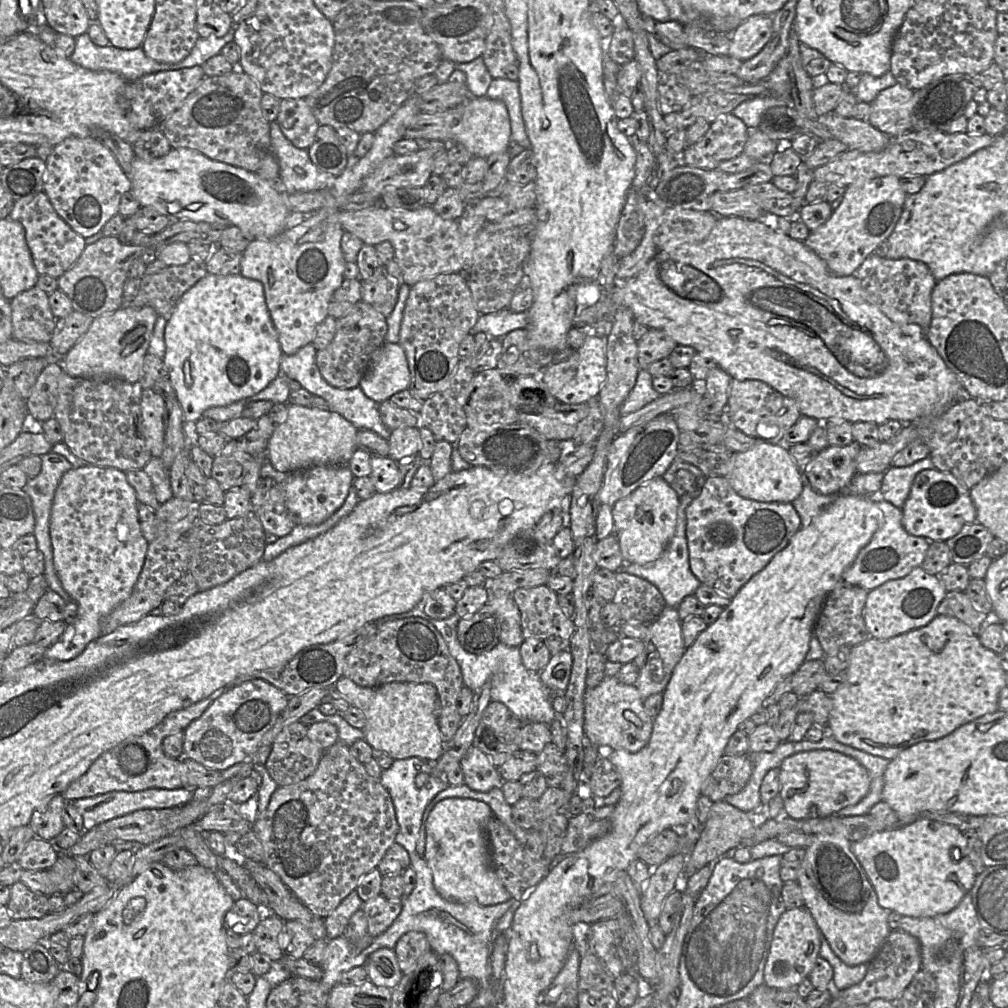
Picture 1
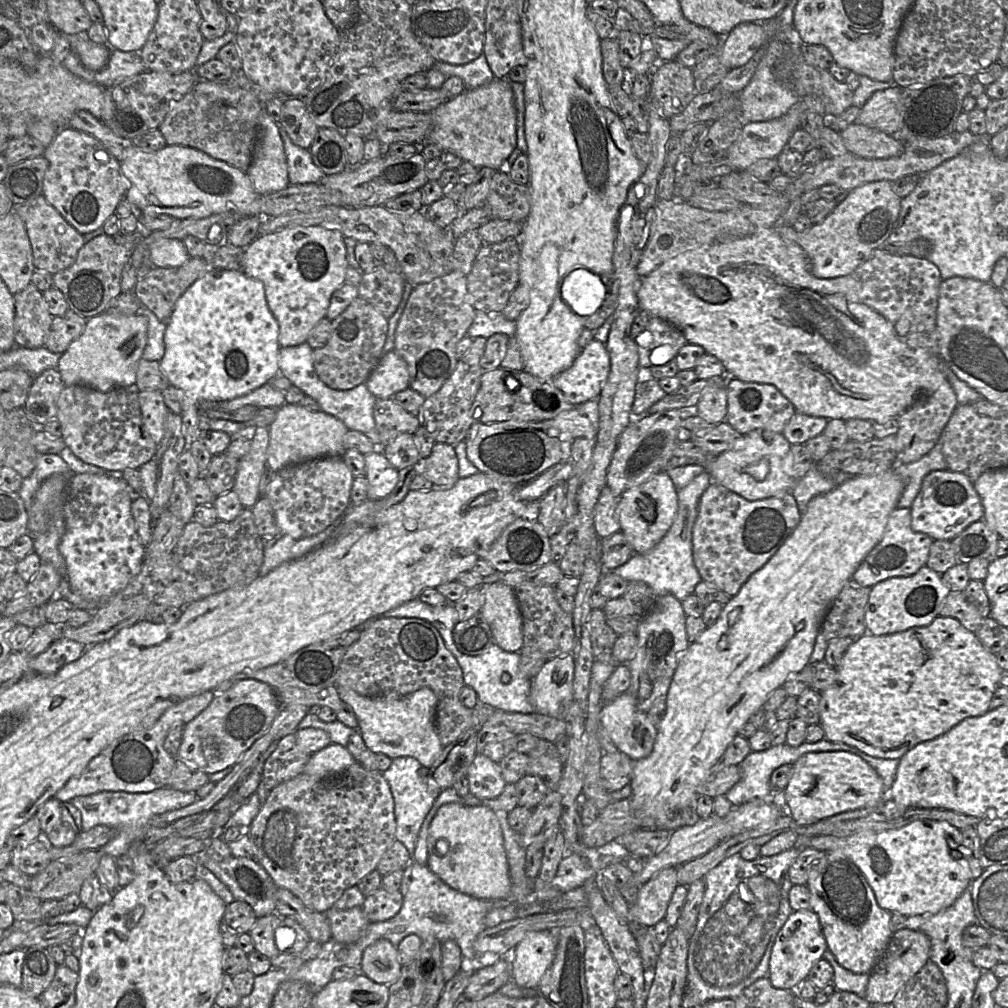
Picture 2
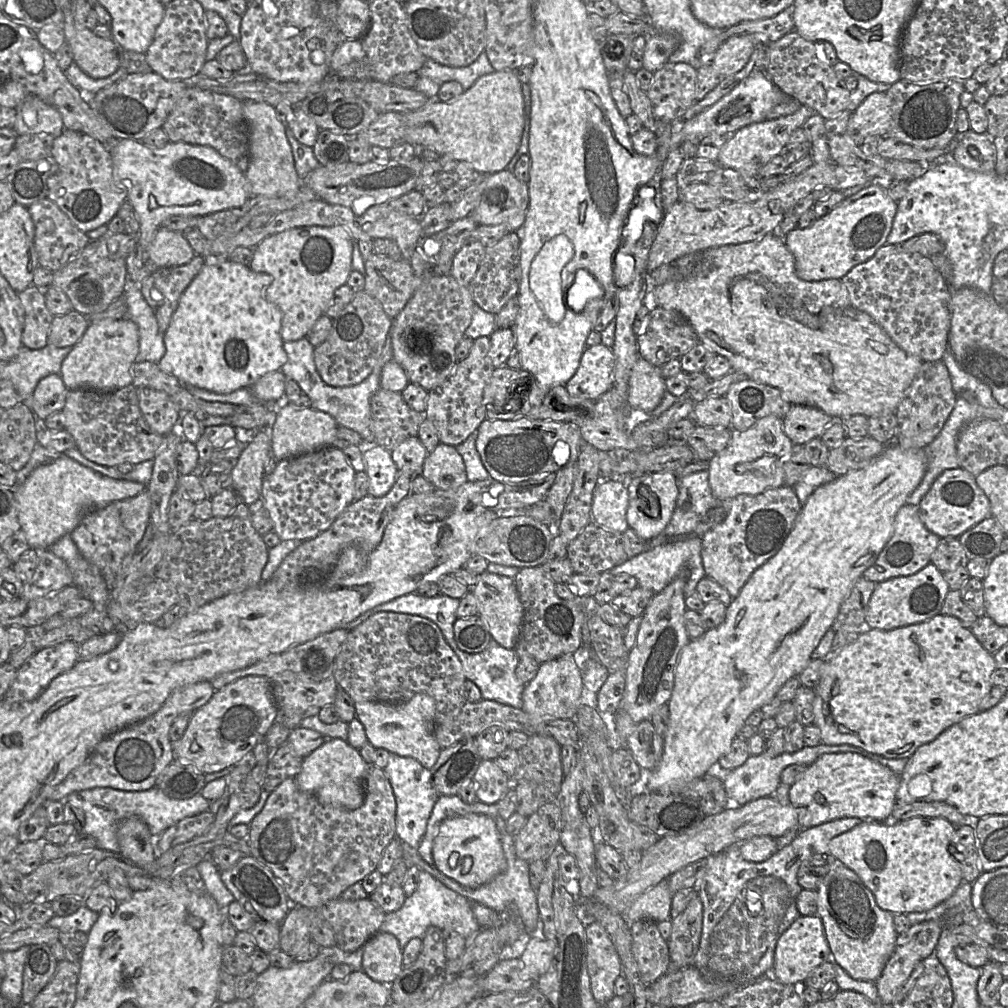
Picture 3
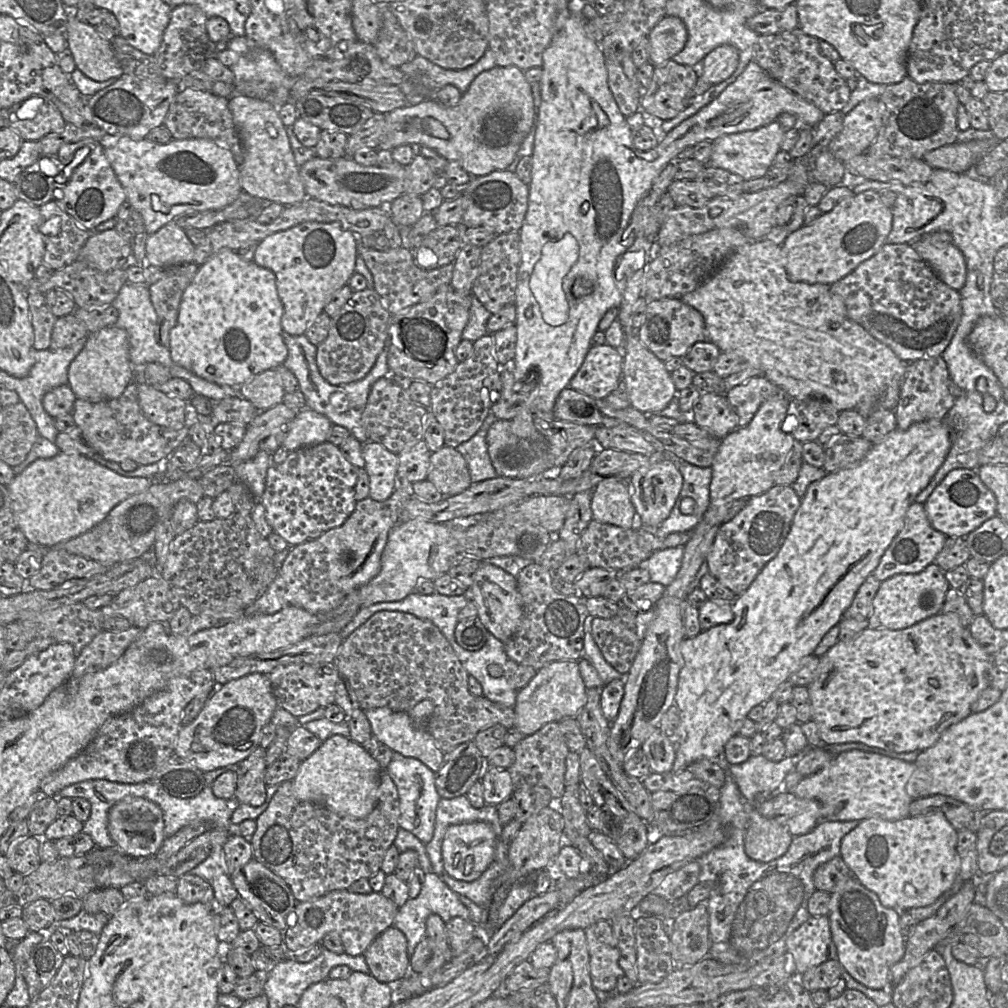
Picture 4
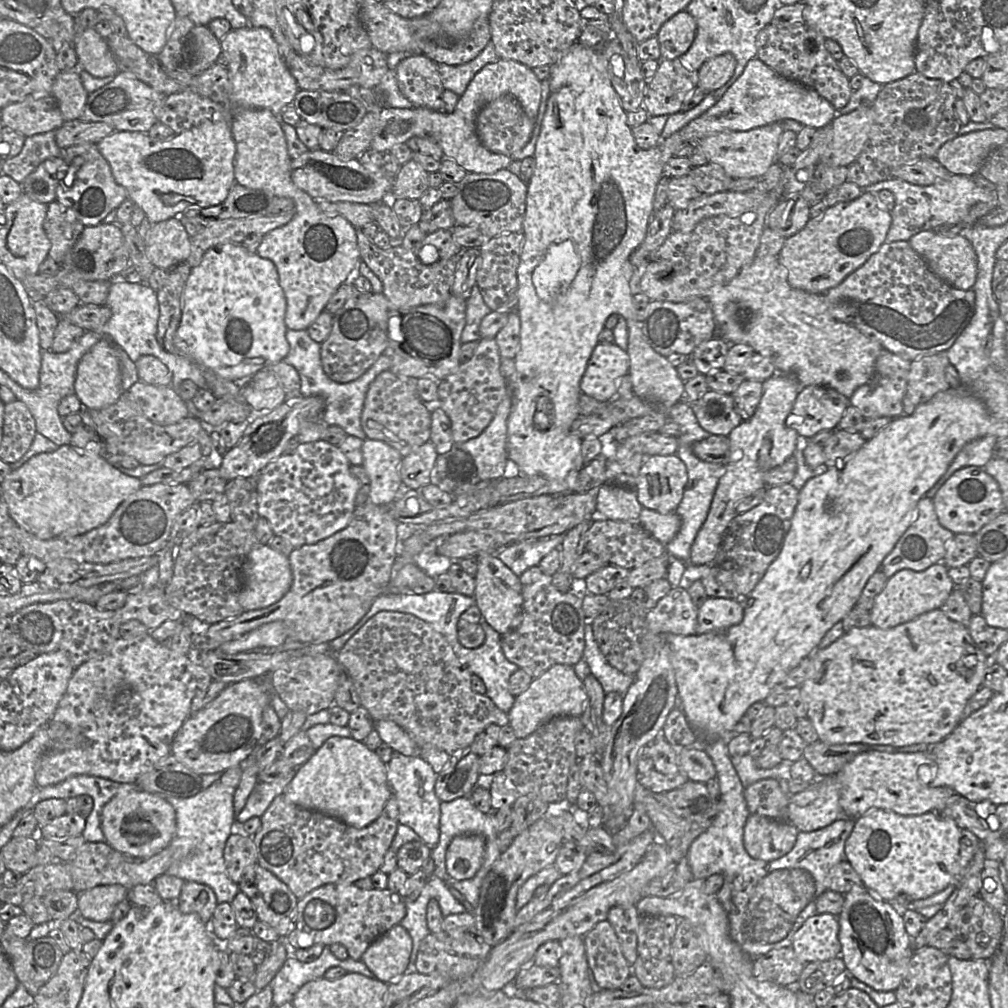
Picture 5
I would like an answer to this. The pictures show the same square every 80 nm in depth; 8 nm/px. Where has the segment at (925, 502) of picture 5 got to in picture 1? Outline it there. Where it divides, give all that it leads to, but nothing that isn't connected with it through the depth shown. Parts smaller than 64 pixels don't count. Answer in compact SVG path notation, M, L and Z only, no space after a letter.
M879 495L871 497L878 506L878 529L842 575L844 581L868 591L889 580L902 578L915 567L921 566L930 545L925 537L913 536L906 532L902 525L903 514L900 508L893 506Z

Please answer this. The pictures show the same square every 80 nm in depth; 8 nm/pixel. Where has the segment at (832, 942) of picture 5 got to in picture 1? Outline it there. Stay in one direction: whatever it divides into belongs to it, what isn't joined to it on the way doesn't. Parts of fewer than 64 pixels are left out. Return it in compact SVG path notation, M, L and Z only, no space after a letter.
M806 908L787 909L779 918L764 968L764 983L774 989L796 989L808 977L820 954L819 928Z

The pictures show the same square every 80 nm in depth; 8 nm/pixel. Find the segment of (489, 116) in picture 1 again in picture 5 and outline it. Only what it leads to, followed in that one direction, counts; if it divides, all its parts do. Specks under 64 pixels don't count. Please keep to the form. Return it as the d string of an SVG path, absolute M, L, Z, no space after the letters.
M499 59L476 73L452 113L425 107L382 109L370 148L385 153L398 144L406 143L412 137L429 138L439 144L445 158L453 159L468 173L493 174L500 169L506 169L511 164L512 157L494 153L481 143L476 133L479 111L501 95L512 94L518 99L527 116L535 119L540 107L541 91L541 81L532 68L515 60Z

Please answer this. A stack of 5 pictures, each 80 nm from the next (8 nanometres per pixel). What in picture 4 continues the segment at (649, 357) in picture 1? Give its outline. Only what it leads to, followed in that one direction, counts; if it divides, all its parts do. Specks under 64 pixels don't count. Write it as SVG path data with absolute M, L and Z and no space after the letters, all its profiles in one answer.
M681 298L651 300L646 309L645 323L638 330L641 342L660 360L684 357L691 347L706 339L705 322L702 314L681 301Z

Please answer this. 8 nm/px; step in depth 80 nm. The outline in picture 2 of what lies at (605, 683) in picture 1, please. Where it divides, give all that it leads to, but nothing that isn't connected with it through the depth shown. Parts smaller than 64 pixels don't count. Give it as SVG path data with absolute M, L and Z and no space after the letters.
M628 691L602 704L600 723L619 751L637 761L648 757L654 748L657 728L645 712L637 708Z

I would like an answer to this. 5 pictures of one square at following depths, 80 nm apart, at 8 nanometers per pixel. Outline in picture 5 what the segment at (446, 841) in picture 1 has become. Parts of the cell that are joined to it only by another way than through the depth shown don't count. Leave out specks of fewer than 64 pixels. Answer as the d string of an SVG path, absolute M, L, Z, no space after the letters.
M481 835L456 836L446 851L446 869L451 878L465 880L472 878L483 862L485 840Z

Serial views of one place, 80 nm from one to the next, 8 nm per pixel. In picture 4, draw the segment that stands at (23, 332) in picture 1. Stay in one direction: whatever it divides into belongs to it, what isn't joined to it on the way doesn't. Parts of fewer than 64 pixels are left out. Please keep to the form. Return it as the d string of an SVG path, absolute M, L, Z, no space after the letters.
M27 292L26 299L34 334L33 349L49 349L51 333L57 317L49 310L44 294Z

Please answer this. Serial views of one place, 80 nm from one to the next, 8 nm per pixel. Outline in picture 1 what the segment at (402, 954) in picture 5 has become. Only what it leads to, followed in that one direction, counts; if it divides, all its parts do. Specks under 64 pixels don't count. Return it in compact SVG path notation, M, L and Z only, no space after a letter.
M380 948L371 953L365 964L368 979L376 986L393 989L402 979L394 949Z

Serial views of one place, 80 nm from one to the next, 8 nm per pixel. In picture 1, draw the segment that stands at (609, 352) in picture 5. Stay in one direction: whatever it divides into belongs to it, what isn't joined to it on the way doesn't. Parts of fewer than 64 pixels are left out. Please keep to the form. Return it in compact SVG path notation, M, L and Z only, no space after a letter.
M588 330L580 348L572 352L566 359L549 365L541 372L542 382L558 402L574 405L598 398L607 374L606 346L607 338L597 336Z

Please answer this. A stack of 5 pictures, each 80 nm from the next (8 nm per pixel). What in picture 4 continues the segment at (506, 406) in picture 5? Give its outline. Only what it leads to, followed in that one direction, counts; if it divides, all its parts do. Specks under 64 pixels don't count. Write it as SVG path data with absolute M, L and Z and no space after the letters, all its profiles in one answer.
M489 412L478 431L455 448L467 464L472 484L497 476L488 454L486 442L487 431L496 420L498 419L495 415Z

